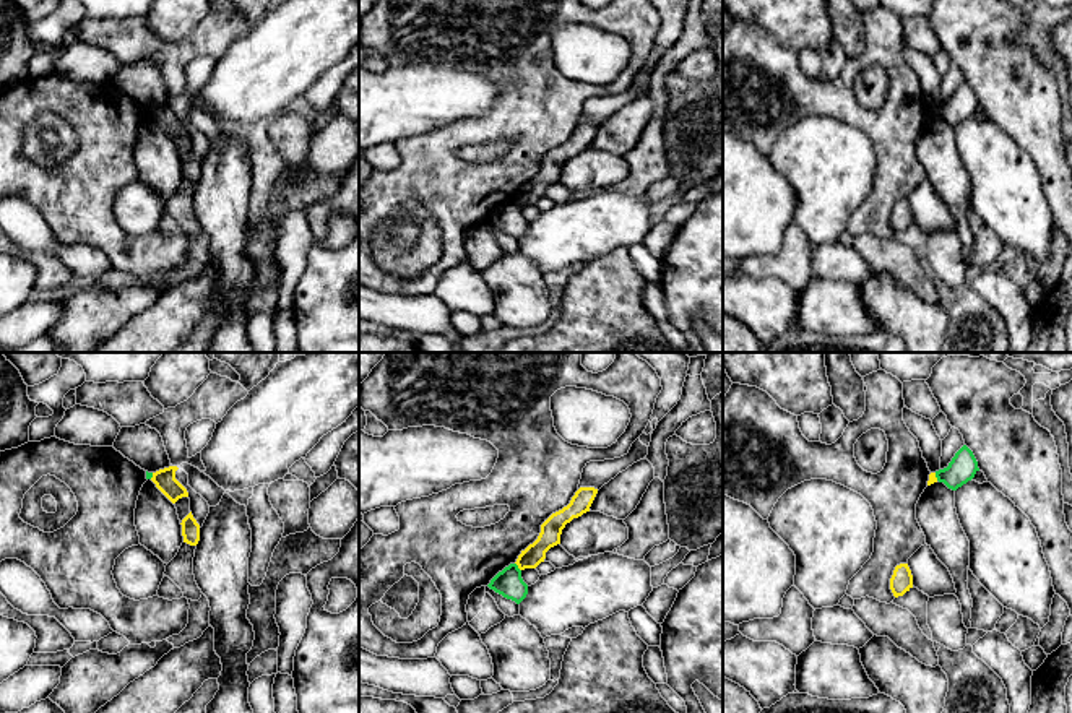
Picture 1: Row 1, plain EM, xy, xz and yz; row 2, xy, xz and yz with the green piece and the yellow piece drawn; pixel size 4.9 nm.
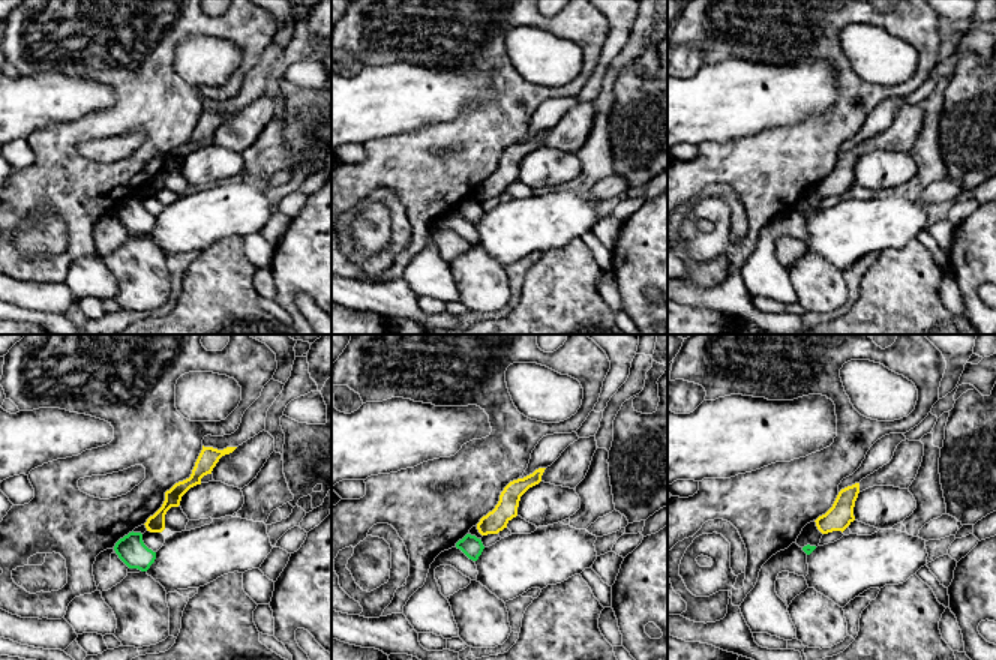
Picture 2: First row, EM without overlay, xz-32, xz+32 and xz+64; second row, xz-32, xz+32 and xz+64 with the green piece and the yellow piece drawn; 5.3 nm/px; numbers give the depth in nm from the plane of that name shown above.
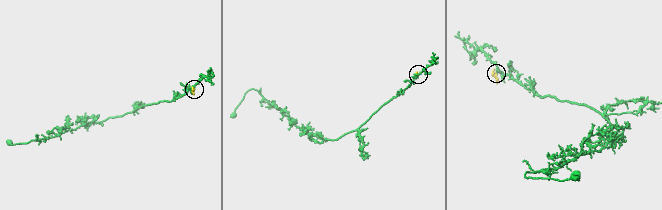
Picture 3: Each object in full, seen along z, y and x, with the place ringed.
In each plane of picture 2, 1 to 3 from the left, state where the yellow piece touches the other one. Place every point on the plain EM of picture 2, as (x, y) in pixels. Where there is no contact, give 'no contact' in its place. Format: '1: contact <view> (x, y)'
1: no contact
2: no contact
3: no contact

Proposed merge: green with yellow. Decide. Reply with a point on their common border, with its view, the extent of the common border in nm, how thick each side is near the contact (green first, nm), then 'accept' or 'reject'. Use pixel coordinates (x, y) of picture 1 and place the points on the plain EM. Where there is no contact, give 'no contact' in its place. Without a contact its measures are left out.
meets green in xz at (517, 203); contact 50 nm long; 140 nm thick on the green side, 110 nm on the other; reject

